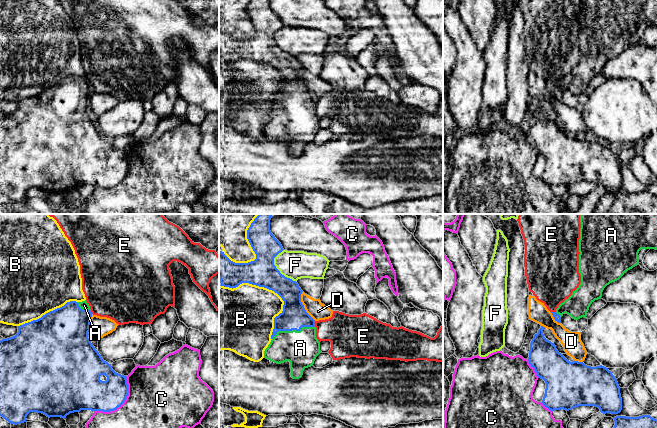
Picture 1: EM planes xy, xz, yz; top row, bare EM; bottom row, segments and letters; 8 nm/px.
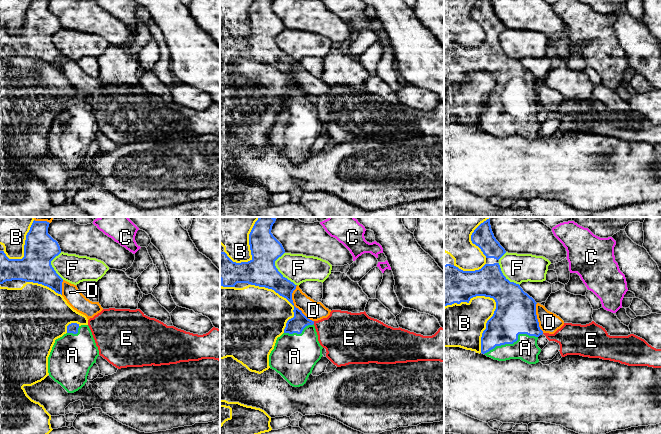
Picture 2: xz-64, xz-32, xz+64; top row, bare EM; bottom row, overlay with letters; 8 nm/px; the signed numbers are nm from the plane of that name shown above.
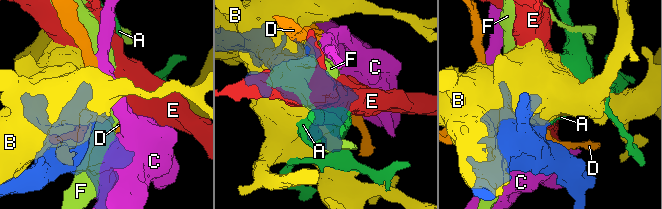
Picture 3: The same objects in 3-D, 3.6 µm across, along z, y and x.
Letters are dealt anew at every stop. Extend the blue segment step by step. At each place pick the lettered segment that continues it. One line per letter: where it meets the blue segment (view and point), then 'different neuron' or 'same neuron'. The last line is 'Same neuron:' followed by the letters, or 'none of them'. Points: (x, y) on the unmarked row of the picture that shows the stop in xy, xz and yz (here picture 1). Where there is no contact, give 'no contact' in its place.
A: xz (292, 105) | same neuron
B: xz (272, 66) | different neuron
C: xy (121, 180) | different neuron
D: xz (303, 82) | different neuron
E: xz (314, 100) | different neuron
F: xz (277, 45) | different neuron
Same neuron: A

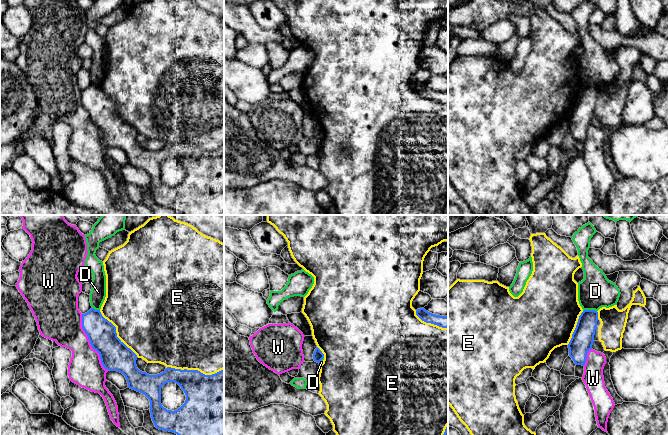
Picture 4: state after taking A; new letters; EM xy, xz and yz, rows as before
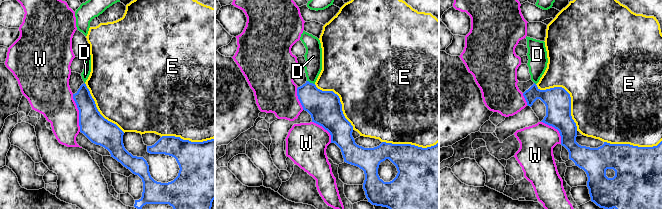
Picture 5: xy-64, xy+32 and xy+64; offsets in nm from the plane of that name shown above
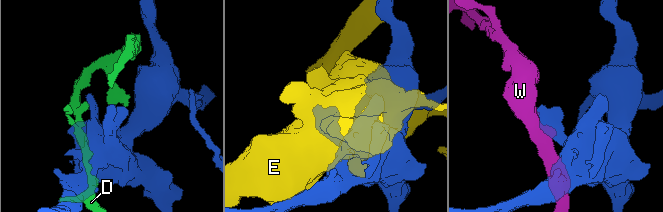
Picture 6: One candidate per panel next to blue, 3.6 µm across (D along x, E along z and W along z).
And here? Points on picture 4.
D: yz (589, 86) | different neuron
E: xy (195, 146) | different neuron
W: xy (90, 119) | different neuron
Same neuron: none of them

